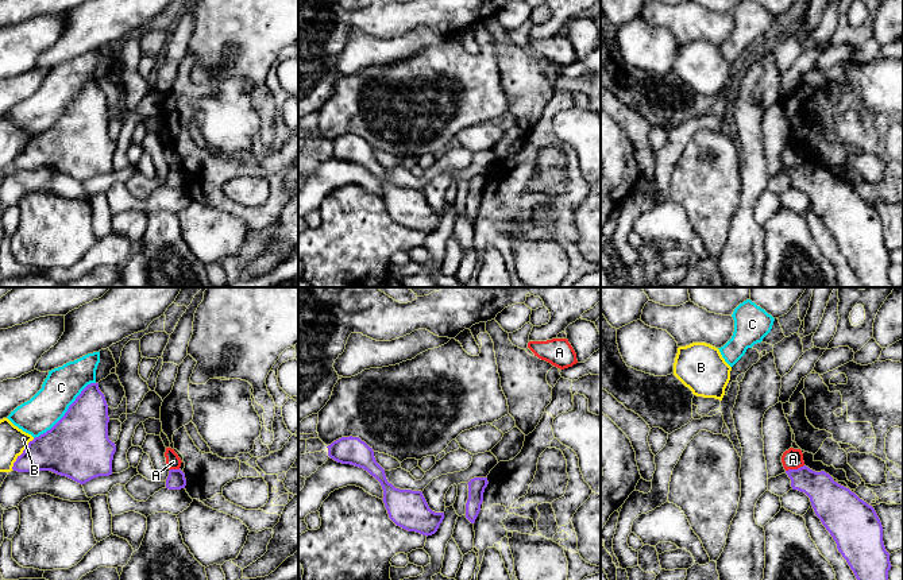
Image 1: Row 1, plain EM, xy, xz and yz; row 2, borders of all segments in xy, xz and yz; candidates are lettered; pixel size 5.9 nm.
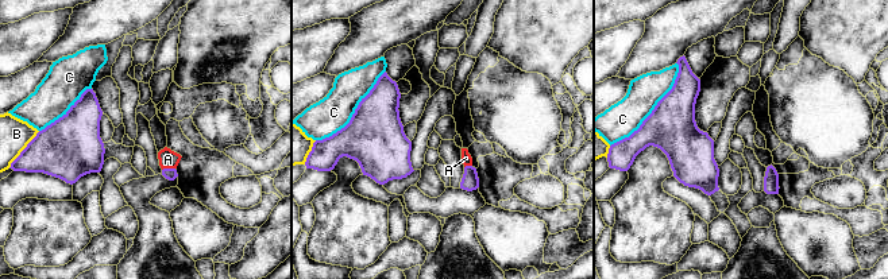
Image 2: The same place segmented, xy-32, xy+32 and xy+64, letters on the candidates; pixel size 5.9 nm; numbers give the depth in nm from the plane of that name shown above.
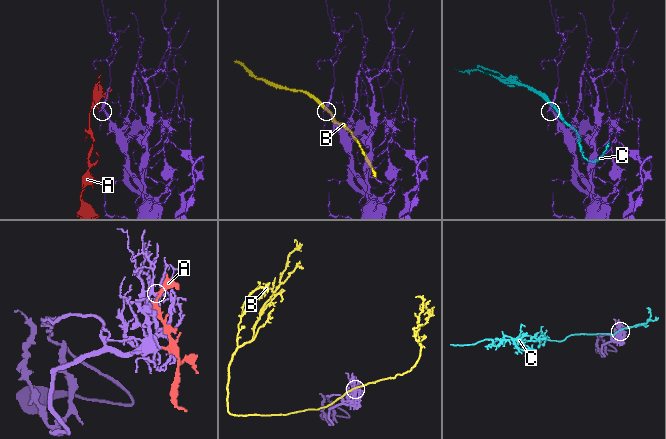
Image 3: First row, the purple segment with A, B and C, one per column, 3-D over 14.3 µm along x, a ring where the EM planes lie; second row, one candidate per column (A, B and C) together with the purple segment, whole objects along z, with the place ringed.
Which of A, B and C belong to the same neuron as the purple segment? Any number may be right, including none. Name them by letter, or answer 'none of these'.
none of these

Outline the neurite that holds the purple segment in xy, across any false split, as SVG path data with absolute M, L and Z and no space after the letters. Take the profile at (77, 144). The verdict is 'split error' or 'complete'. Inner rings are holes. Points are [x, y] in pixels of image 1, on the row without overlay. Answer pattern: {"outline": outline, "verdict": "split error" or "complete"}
{"outline": "M90 81L50 128L28 140L12 167L51 169L80 182L109 174L116 143L108 135L108 120L105 94L99 81Z", "verdict": "complete"}

